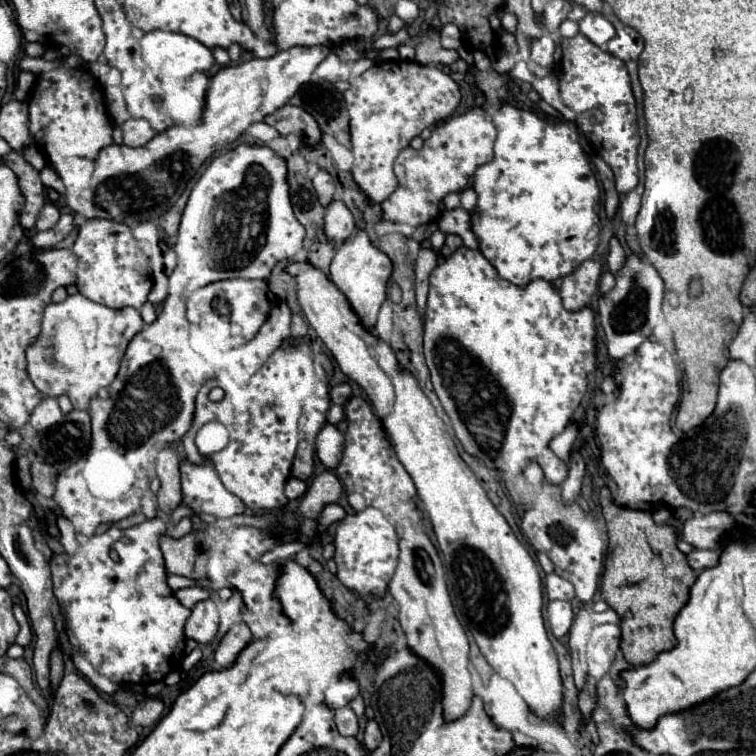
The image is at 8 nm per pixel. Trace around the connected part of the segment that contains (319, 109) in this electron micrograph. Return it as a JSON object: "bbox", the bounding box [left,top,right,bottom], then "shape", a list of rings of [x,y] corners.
{"bbox":[290,82,350,148],"shape":[[[312,82],[306,84],[296,96],[290,98],[290,104],[308,110],[320,124],[320,128],[334,136],[340,144],[350,148],[348,132],[348,114],[342,92],[338,92],[330,82]]]}

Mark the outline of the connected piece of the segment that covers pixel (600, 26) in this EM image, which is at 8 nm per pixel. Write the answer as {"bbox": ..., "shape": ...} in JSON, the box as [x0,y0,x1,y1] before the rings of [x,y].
{"bbox":[580,12,616,46],"shape":[[[588,12],[584,20],[580,20],[580,32],[596,46],[606,46],[606,42],[616,34],[614,26],[602,14],[592,14],[592,12]]]}

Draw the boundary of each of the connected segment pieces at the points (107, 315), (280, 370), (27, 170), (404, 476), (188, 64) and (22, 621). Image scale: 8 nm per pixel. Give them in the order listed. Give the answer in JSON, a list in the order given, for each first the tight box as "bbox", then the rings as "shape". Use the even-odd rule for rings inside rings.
[{"bbox":[26,294,142,410],"shape":[[[82,294],[68,296],[60,304],[48,304],[42,316],[42,330],[38,338],[26,348],[26,360],[28,360],[28,376],[32,384],[44,394],[44,396],[68,396],[74,408],[78,410],[88,410],[90,398],[96,396],[96,392],[104,386],[110,386],[112,380],[118,374],[120,360],[130,344],[130,340],[142,330],[142,318],[140,312],[134,308],[122,308],[122,310],[112,310],[102,304],[96,304]]]},{"bbox":[182,340,316,510],"shape":[[[296,340],[294,344],[284,344],[276,348],[262,364],[262,368],[256,370],[242,388],[238,388],[236,384],[232,386],[218,382],[216,378],[204,382],[196,396],[196,412],[192,426],[182,438],[188,460],[196,464],[206,460],[194,444],[194,436],[206,422],[218,420],[228,430],[230,438],[224,450],[210,454],[210,464],[216,468],[222,484],[252,510],[284,508],[284,504],[288,502],[284,500],[284,484],[290,478],[292,460],[300,442],[300,416],[306,410],[315,410],[311,406],[314,384],[316,376],[312,366],[312,350],[304,340]],[[214,386],[226,390],[222,402],[208,400],[208,392]]]},{"bbox":[2,150,46,230],"shape":[[[12,150],[10,154],[2,156],[2,164],[8,166],[18,178],[18,186],[20,186],[20,192],[24,196],[24,210],[20,212],[18,220],[20,220],[20,226],[24,230],[30,230],[30,228],[34,228],[38,210],[46,204],[44,184],[40,180],[40,174],[24,160],[22,152]]]},{"bbox":[336,398,422,528],"shape":[[[352,398],[348,402],[346,422],[348,422],[348,430],[344,432],[344,454],[340,464],[336,466],[336,474],[344,482],[350,506],[356,512],[374,506],[382,510],[386,518],[398,528],[402,528],[404,520],[418,524],[422,512],[414,508],[412,502],[412,496],[416,494],[416,486],[410,474],[400,464],[400,460],[396,458],[396,452],[382,428],[382,422],[376,418],[376,414],[372,412],[372,408],[364,398]]]},{"bbox":[140,30,214,78],"shape":[[[152,30],[144,34],[140,46],[144,62],[158,74],[188,78],[194,72],[206,72],[214,64],[210,48],[178,32]]]},{"bbox":[13,604,32,646],"shape":[[[18,604],[14,605],[13,614],[16,616],[18,624],[20,624],[20,634],[18,634],[16,642],[18,642],[20,646],[26,646],[26,644],[32,640],[32,630],[30,630],[30,622],[28,622],[28,616],[26,616],[25,612],[20,606],[18,606]]]}]

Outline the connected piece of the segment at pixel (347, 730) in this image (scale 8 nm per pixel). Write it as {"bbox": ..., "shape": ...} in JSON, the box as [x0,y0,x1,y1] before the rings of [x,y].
{"bbox":[334,706,360,736],"shape":[[[344,706],[344,708],[338,708],[334,710],[334,718],[336,718],[336,726],[338,726],[338,732],[342,736],[356,736],[360,726],[358,726],[358,718],[356,714],[352,712],[350,706]]]}

